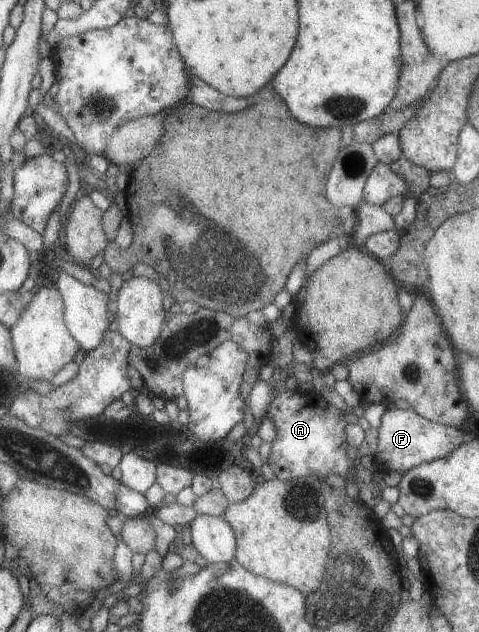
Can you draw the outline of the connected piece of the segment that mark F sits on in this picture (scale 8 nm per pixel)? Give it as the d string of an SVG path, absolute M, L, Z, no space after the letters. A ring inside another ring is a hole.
M410 407L405 410L392 408L381 415L377 429L377 450L369 459L377 465L381 473L394 469L402 474L418 464L450 455L462 443L463 435L459 427L428 421Z

